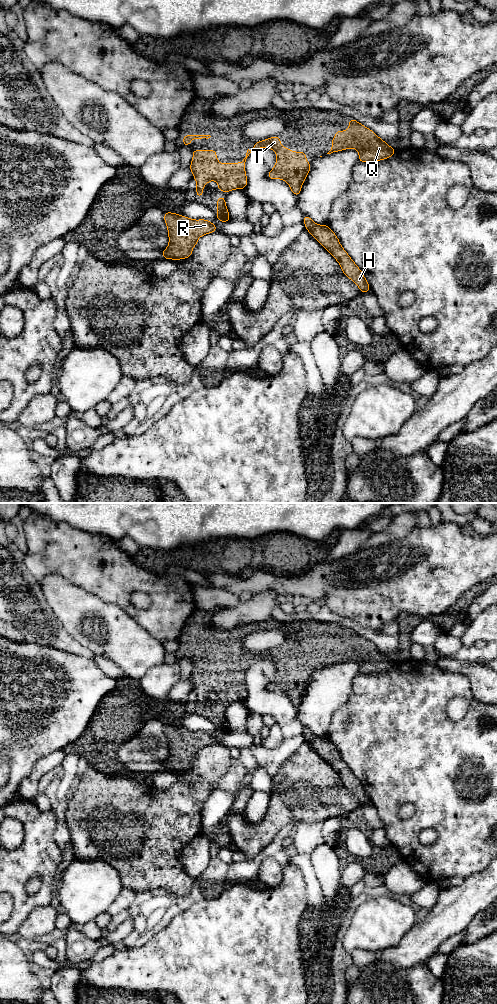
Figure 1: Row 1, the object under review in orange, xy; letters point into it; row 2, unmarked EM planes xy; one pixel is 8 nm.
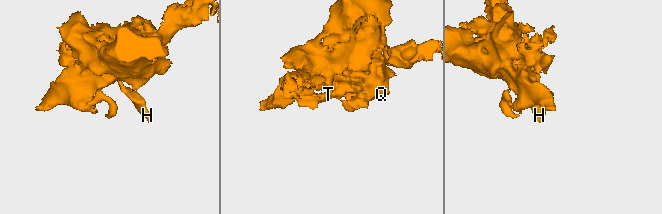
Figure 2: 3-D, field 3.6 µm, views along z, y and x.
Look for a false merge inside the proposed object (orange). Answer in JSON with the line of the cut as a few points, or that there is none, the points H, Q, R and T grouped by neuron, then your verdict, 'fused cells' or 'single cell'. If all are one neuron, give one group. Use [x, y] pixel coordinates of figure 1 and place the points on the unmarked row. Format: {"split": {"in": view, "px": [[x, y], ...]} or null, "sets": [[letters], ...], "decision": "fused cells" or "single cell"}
{"split": null, "sets": [["H", "Q", "R", "T"]], "decision": "single cell"}

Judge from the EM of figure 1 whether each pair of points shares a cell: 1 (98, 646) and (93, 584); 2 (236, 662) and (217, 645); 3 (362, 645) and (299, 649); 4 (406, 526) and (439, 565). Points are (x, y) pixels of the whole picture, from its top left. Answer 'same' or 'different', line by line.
1: different
2: same
3: same
4: different

